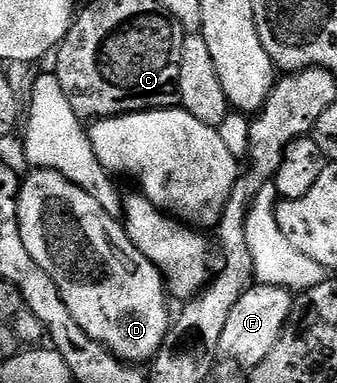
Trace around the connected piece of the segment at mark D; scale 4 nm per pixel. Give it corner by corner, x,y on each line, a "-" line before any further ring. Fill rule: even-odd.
33,168
31,172
28,178
23,178
20,198
16,200
20,234
22,243
26,243
26,251
30,251
34,263
38,263
54,287
58,287
58,295
62,295
66,311
70,311
74,323
78,323
78,327
82,327
90,339
106,347
118,360
133,367
151,362
159,356
168,341
170,328
170,297
163,277
134,247
123,224
110,216
102,203
94,199
94,195
86,195
82,187
70,183
53,169

